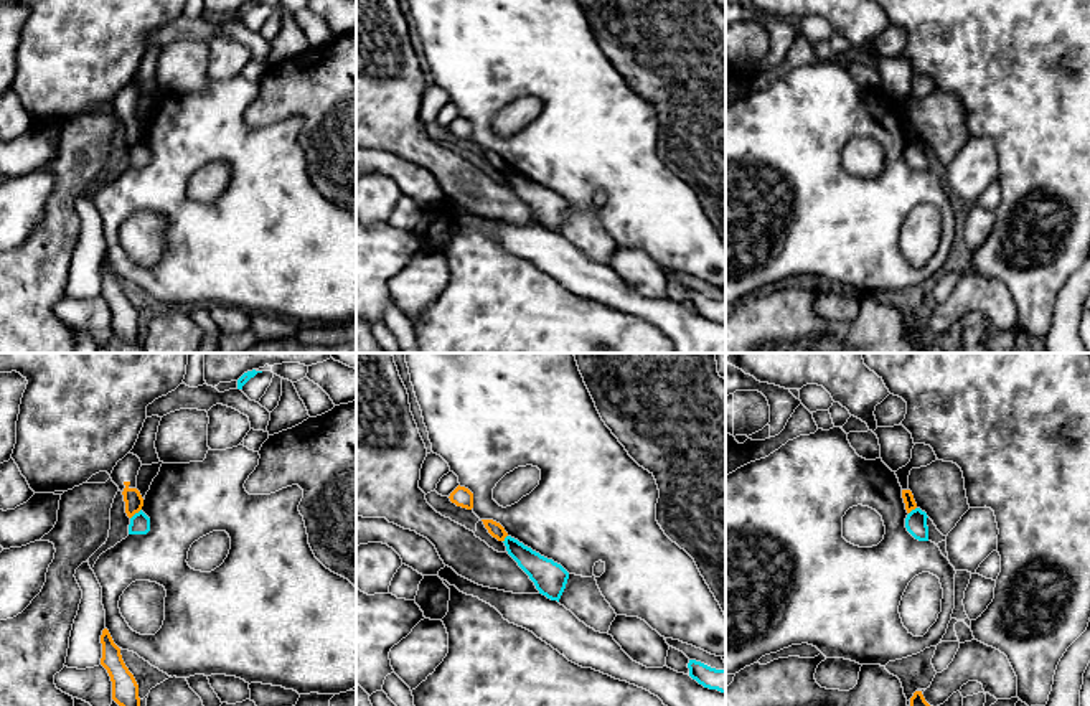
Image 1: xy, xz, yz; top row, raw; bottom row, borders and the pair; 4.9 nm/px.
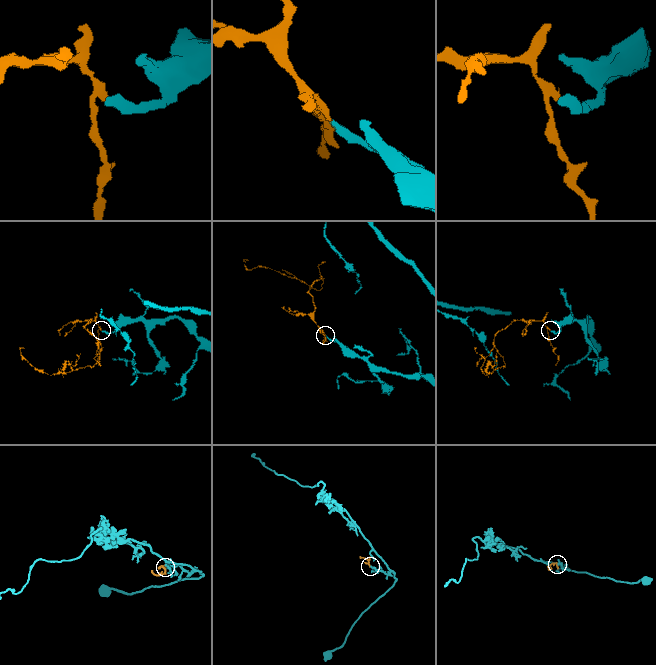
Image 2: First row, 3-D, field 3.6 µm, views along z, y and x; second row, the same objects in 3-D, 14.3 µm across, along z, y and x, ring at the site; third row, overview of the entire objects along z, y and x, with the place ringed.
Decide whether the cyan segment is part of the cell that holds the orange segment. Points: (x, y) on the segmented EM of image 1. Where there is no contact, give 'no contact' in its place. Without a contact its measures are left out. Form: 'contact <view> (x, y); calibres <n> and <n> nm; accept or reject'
contact xy (136, 512); calibres 90 and 100 nm; reject

